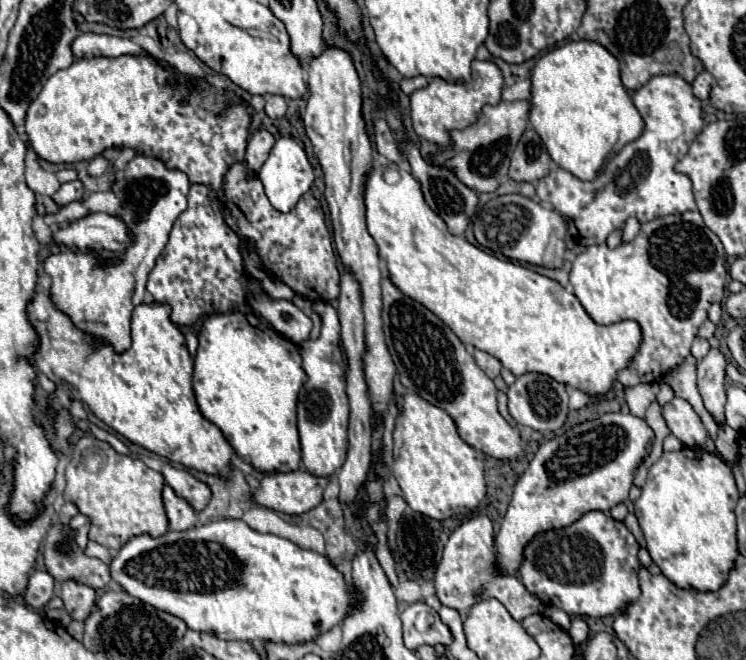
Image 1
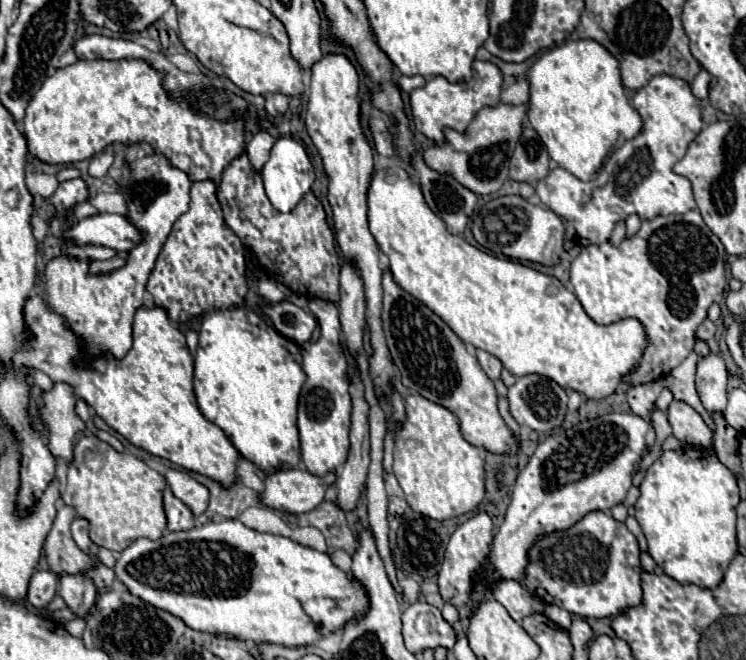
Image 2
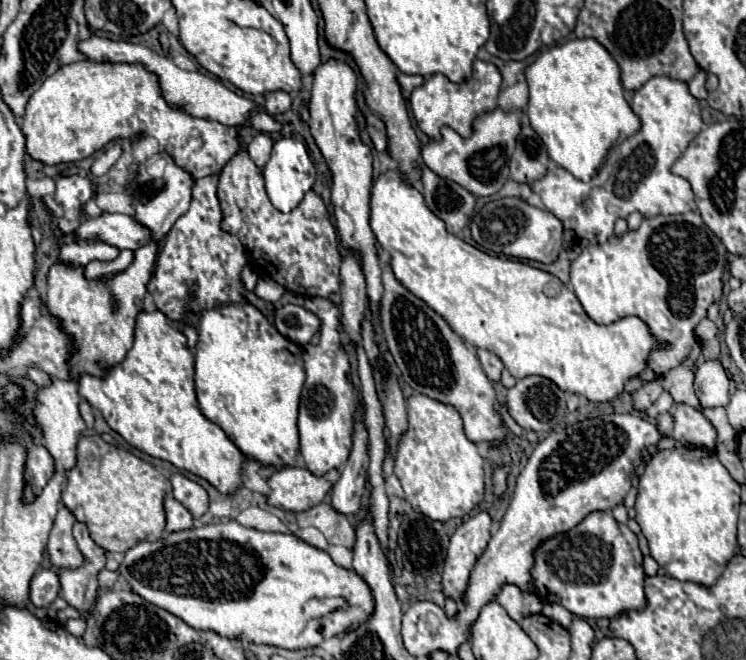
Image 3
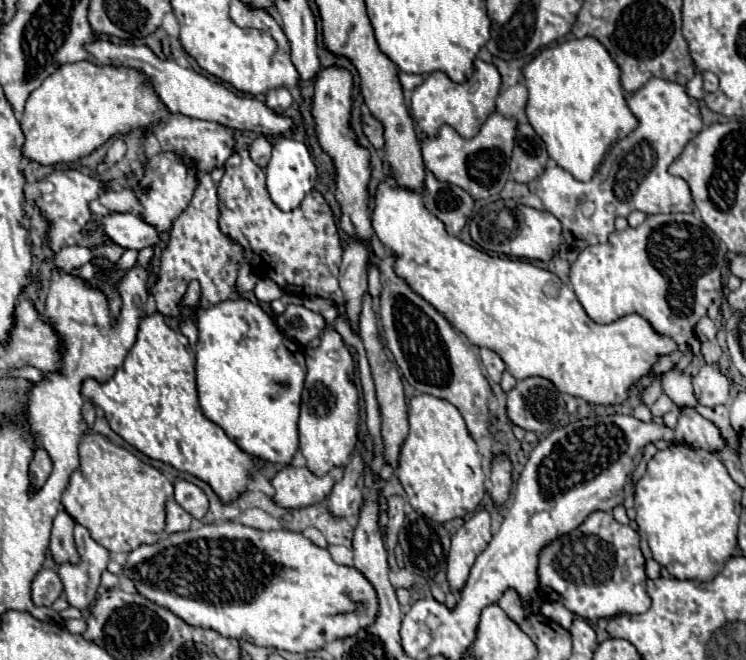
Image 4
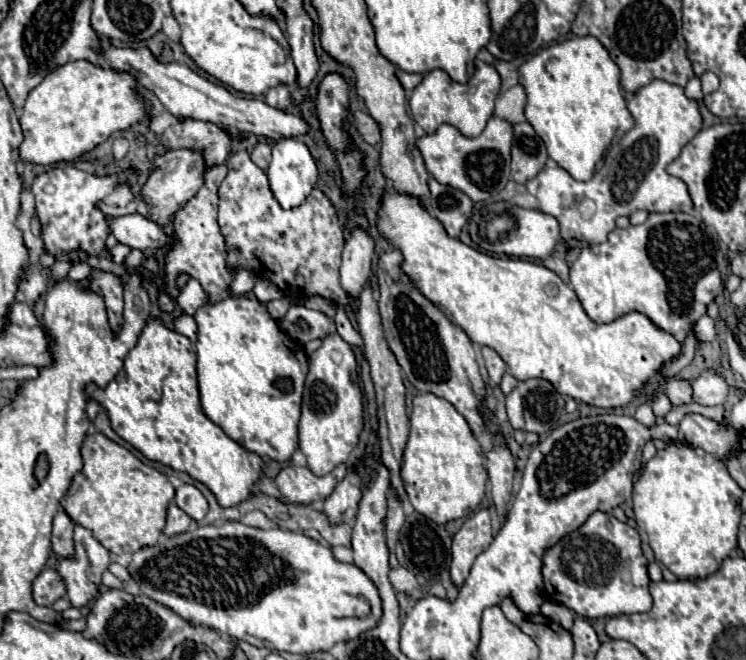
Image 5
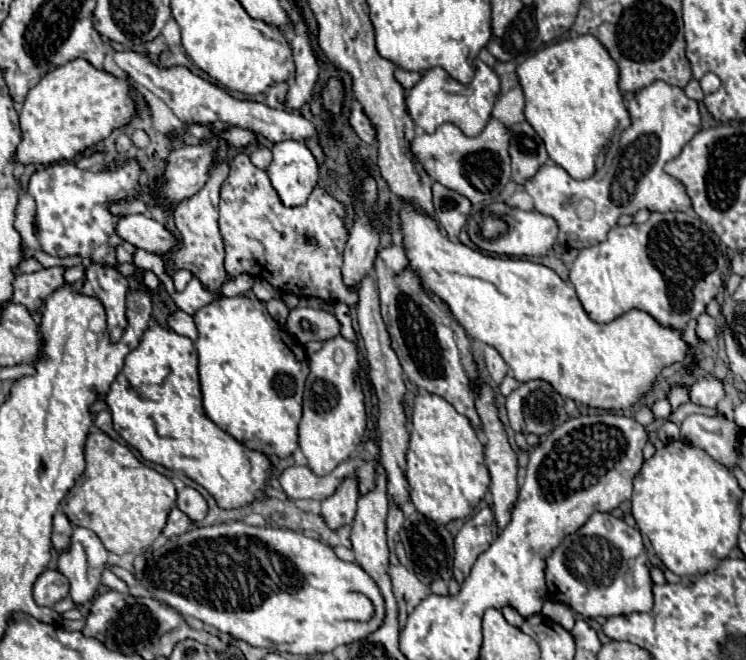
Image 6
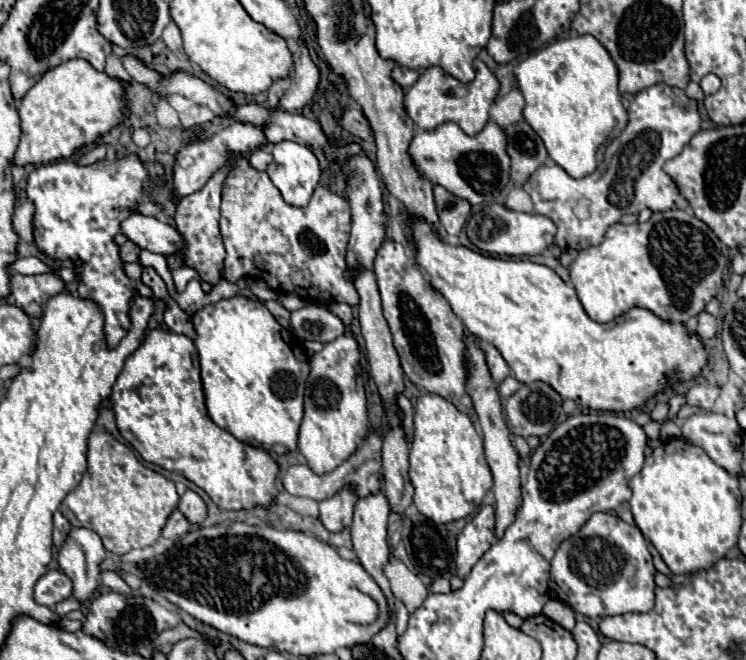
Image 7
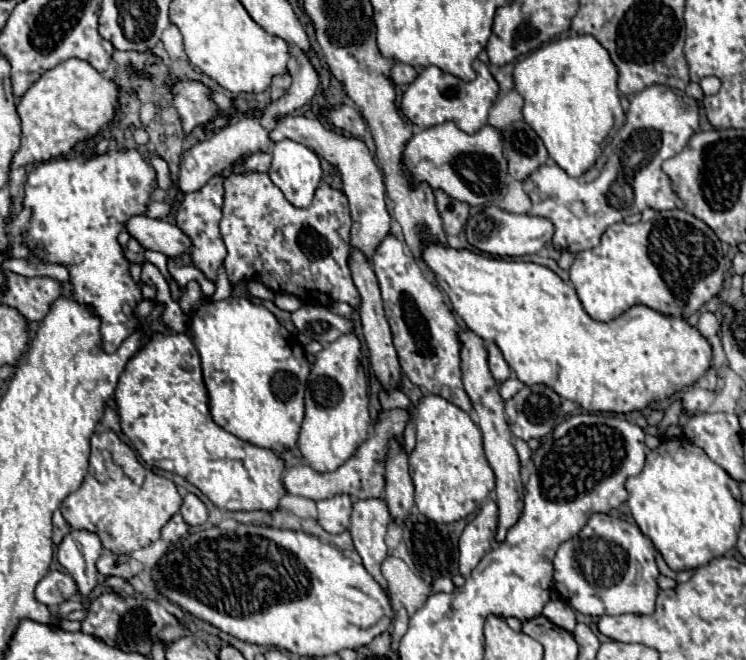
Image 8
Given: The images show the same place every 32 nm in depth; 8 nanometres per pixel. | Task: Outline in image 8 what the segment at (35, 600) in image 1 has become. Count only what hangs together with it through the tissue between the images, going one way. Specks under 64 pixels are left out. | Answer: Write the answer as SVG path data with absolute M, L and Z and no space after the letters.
M50 570L36 586L36 600L54 610L64 600L76 594L76 584L66 572Z

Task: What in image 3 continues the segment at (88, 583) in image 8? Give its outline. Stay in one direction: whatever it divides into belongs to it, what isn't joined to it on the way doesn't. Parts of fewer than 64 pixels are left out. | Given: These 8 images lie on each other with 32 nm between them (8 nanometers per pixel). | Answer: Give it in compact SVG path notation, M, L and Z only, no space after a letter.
M74 522L72 526L74 540L84 554L86 562L78 570L60 570L60 596L68 602L68 606L76 608L80 614L88 612L96 600L98 570L104 568L104 552L94 544L88 534L88 526L84 522Z

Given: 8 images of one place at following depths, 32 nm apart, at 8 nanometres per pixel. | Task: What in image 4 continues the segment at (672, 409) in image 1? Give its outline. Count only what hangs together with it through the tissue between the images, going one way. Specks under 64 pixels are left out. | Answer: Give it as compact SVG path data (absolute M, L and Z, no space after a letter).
M688 406L680 408L680 416L674 428L674 438L676 442L690 444L694 448L702 448L708 452L718 452L724 446L720 430L710 420L706 420L694 408Z

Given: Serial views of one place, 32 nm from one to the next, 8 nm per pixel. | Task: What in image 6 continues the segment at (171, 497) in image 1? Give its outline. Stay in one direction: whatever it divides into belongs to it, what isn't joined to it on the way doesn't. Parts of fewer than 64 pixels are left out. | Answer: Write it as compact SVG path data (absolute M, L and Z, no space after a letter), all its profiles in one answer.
M172 506L170 514L168 514L166 528L164 528L162 534L164 534L166 538L176 538L176 536L184 534L188 528L190 528L190 518L188 518L184 512L180 512L176 506Z

